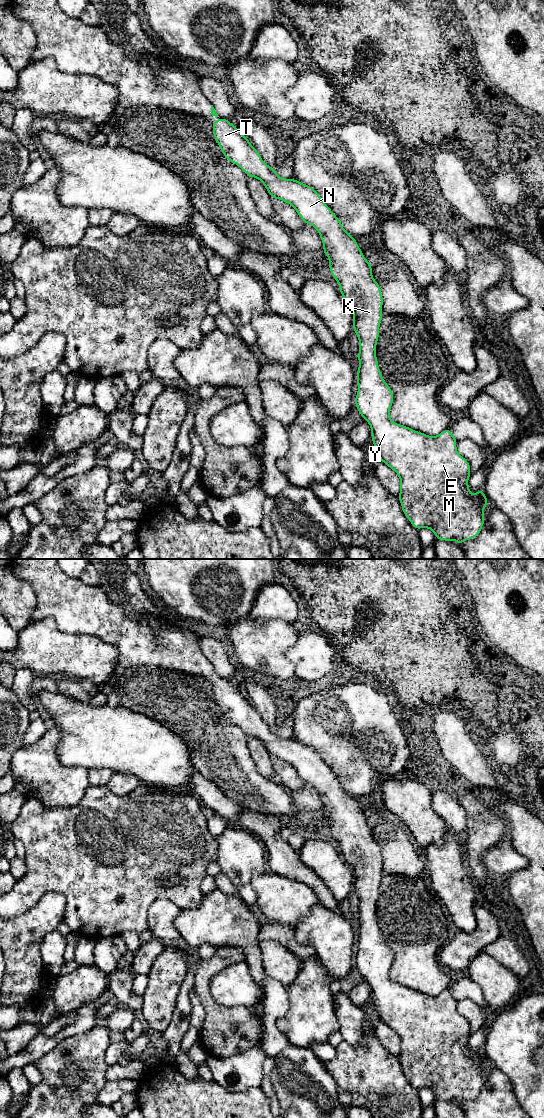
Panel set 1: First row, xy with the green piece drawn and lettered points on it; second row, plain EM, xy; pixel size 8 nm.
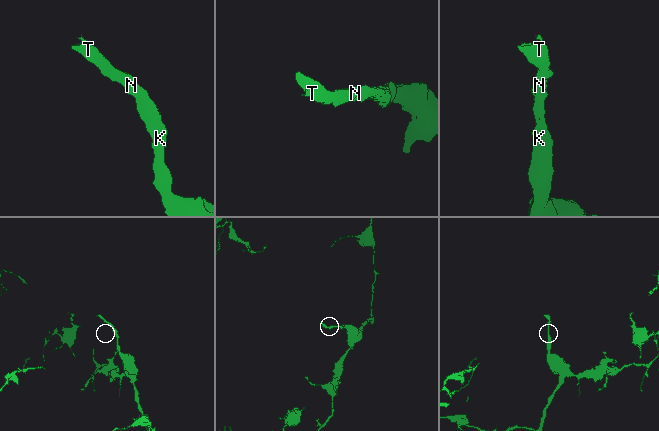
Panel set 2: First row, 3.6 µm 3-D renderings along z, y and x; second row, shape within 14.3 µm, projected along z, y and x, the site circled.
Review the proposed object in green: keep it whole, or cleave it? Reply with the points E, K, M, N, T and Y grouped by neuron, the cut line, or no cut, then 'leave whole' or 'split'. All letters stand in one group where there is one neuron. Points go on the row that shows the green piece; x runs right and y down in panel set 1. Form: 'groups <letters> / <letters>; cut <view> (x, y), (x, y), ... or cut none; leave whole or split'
groups E K M N T Y; cut none; leave whole

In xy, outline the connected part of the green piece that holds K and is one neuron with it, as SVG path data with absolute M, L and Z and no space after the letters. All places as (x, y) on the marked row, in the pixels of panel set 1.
M219 118L219 121L213 121L212 128L223 155L239 166L248 177L259 179L273 199L283 200L293 206L304 223L314 226L320 235L324 246L323 253L329 259L331 275L339 284L344 301L352 309L353 331L359 338L359 368L356 372L358 392L354 399L355 406L371 427L371 439L379 460L393 469L400 478L398 499L404 515L416 530L431 529L439 540L454 540L461 546L463 541L475 538L485 522L483 509L489 502L483 489L471 494L468 486L470 465L458 453L457 439L451 430L445 429L437 436L428 436L390 419L394 395L382 377L376 357L379 326L383 317L383 298L381 288L372 276L373 267L365 259L357 241L342 227L341 221L315 189L296 179L278 176L275 169L261 159L258 151L238 128L227 119Z

